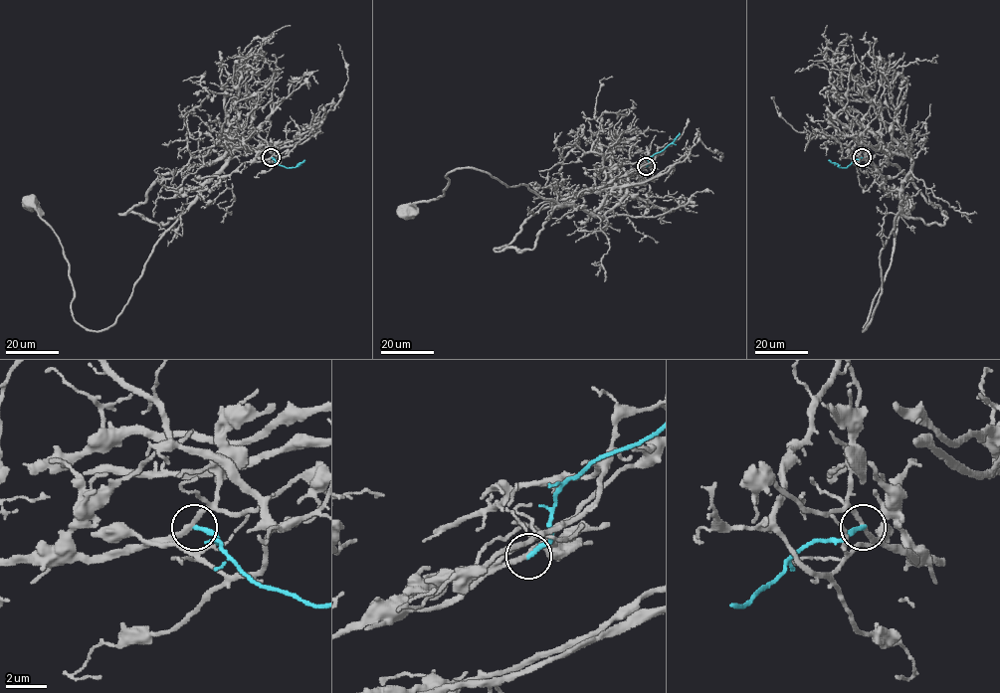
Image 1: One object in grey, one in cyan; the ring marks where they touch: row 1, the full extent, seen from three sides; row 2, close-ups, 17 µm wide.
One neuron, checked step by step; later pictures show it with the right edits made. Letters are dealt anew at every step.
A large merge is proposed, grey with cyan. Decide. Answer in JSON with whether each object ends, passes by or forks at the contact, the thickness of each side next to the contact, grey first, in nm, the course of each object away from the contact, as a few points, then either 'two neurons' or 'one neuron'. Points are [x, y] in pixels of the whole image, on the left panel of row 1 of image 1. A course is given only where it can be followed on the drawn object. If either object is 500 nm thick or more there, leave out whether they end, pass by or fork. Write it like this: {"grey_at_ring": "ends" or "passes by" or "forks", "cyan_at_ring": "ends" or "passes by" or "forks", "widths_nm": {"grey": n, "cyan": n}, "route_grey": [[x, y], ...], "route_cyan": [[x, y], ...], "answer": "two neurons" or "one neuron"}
{"grey_at_ring": "passes by", "cyan_at_ring": "ends", "widths_nm": {"grey": 240, "cyan": 240}, "route_grey": [[271, 157], [281, 153], [236, 128], [240, 143], [100, 331], [75, 320], [67, 259], [33, 203]], "route_cyan": [[271, 157], [287, 168], [295, 167], [304, 160]], "answer": "two neurons"}

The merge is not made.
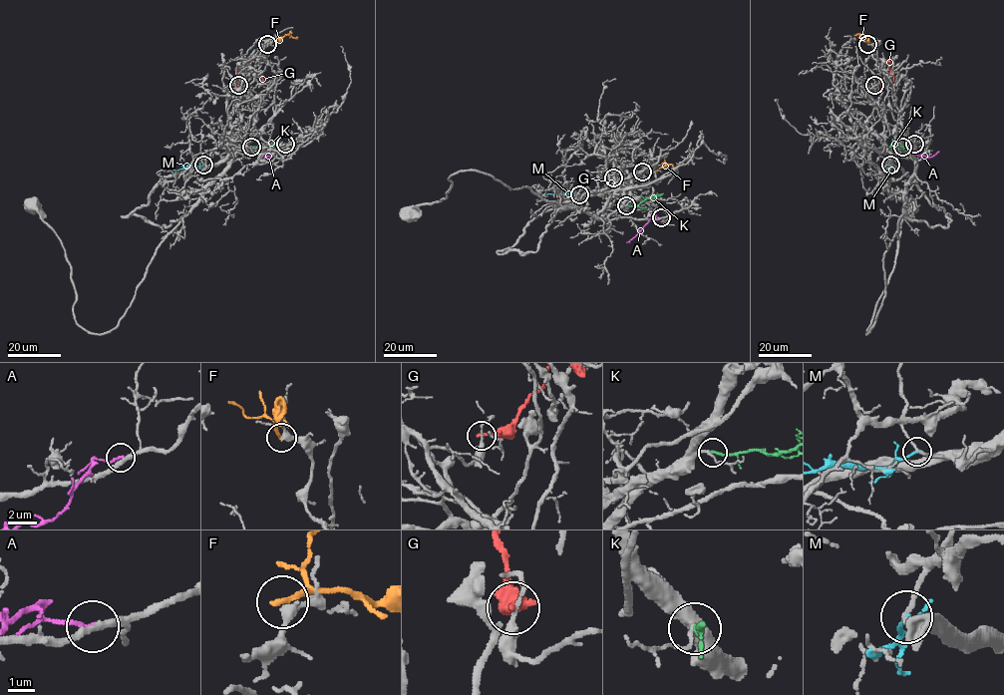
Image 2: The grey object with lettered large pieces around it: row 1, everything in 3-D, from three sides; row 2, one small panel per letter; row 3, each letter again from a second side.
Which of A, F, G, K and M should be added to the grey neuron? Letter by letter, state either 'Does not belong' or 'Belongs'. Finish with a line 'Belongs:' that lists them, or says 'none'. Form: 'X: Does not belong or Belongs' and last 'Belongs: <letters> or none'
A: Does not belong
F: Does not belong
G: Does not belong
K: Belongs
M: Does not belong
Belongs: K

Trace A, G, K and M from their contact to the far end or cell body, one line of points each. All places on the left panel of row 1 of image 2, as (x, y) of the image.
A: (285, 144), (281, 145), (271, 157), (261, 157), (251, 152)
G: (238, 85), (236, 77), (243, 64), (261, 76), (265, 85)
K: (251, 147), (274, 144), (287, 147)
M: (203, 165), (171, 171)

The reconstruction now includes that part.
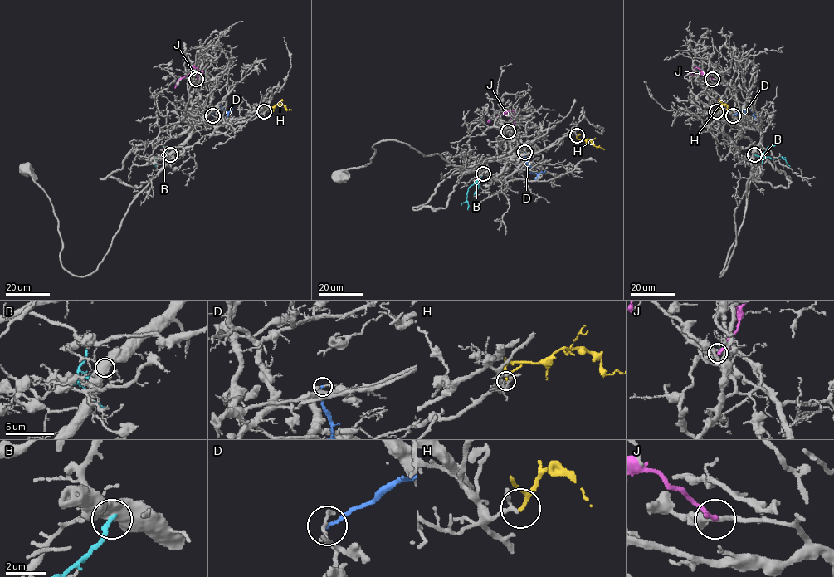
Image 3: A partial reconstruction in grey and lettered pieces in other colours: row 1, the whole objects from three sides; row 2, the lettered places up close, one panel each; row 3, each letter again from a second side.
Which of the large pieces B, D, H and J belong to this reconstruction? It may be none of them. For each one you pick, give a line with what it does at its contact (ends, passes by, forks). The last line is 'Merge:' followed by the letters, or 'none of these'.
H: it passes by
Merge: H

